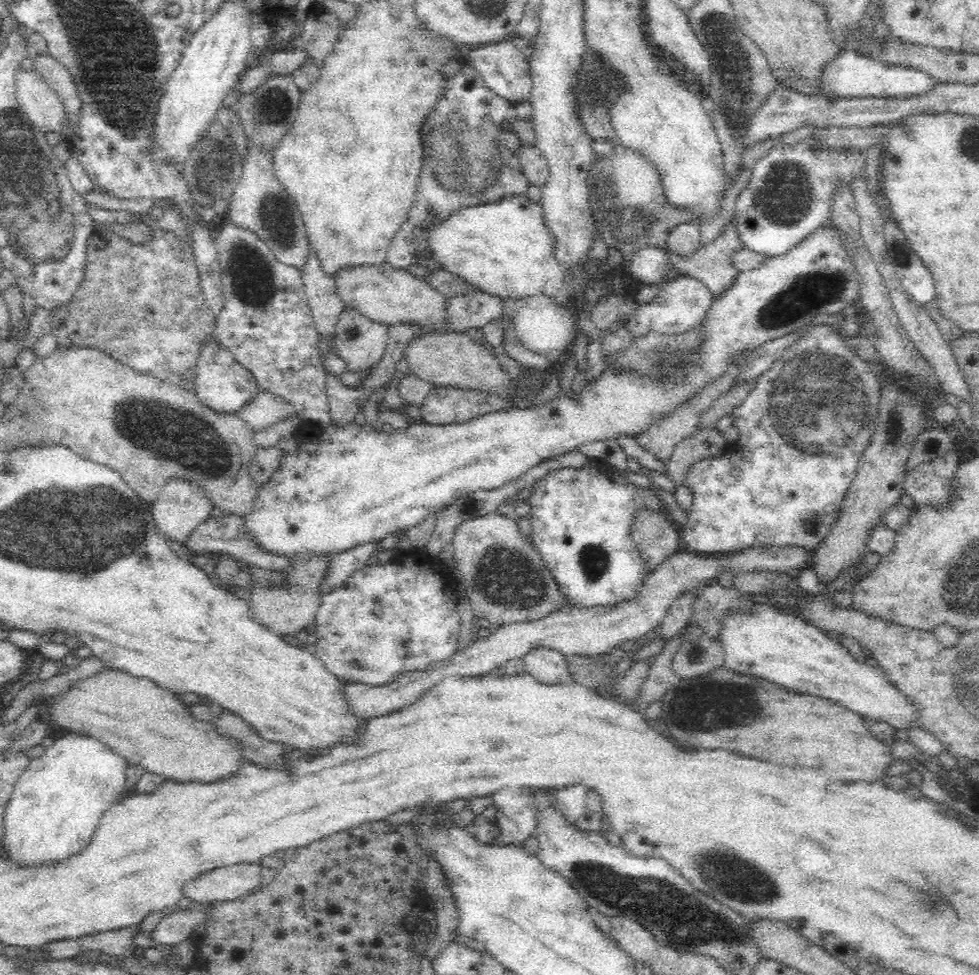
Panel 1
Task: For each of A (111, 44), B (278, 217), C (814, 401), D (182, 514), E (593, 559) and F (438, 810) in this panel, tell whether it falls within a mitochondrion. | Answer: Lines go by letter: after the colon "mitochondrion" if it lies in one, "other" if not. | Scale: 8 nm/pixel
A: mitochondrion
B: mitochondrion
C: mitochondrion
D: other
E: mitochondrion
F: other

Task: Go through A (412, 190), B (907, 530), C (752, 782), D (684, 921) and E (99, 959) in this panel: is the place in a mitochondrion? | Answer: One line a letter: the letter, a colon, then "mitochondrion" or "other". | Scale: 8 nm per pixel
A: other
B: other
C: other
D: mitochondrion
E: other

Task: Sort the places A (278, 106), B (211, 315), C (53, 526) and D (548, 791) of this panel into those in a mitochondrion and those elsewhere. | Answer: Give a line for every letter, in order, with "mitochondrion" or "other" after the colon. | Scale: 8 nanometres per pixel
A: mitochondrion
B: other
C: mitochondrion
D: other

